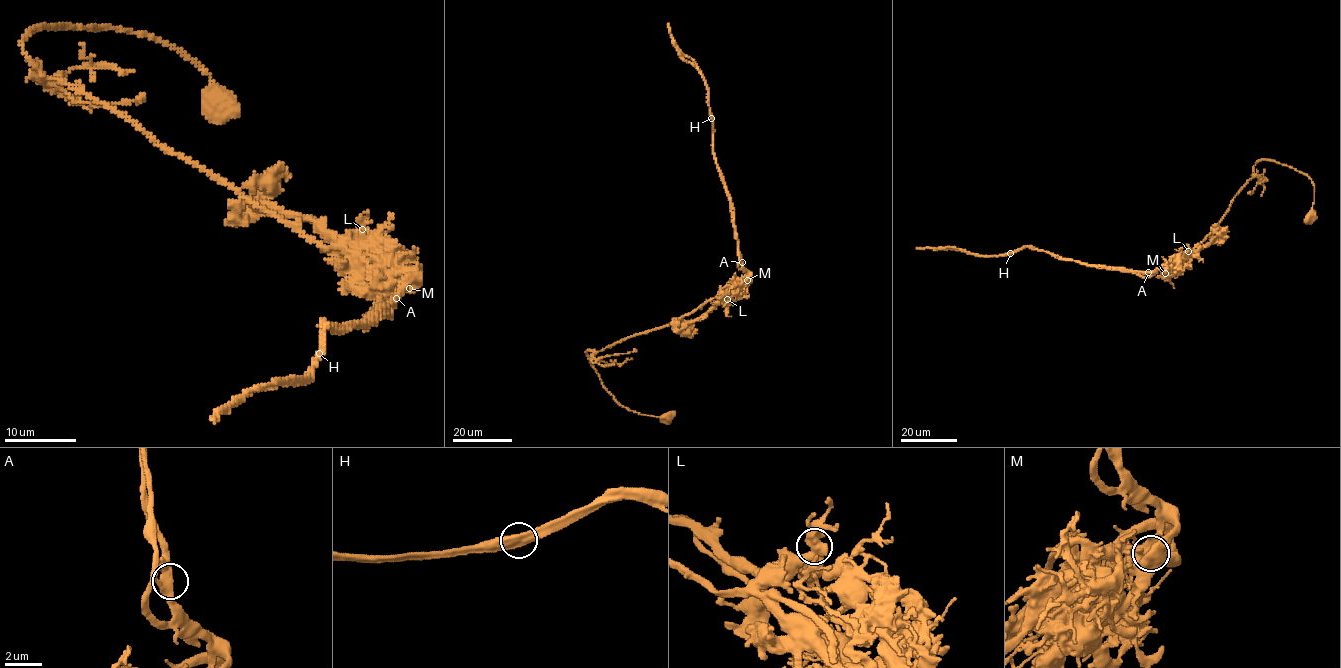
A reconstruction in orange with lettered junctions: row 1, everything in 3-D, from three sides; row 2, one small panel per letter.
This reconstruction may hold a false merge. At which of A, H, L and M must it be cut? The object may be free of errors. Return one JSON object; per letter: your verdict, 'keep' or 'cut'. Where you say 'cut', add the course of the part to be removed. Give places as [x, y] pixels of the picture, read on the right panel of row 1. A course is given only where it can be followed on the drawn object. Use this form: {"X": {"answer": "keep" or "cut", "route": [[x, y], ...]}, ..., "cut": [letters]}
{"A": {"answer": "keep"}, "H": {"answer": "cut", "route": [[1009, 254], [1035, 248], [1089, 265], [1153, 272], [1196, 254], [1219, 235], [1224, 238], [1220, 229], [1211, 228]]}, "L": {"answer": "keep"}, "M": {"answer": "keep"}, "cut": ["H"]}

